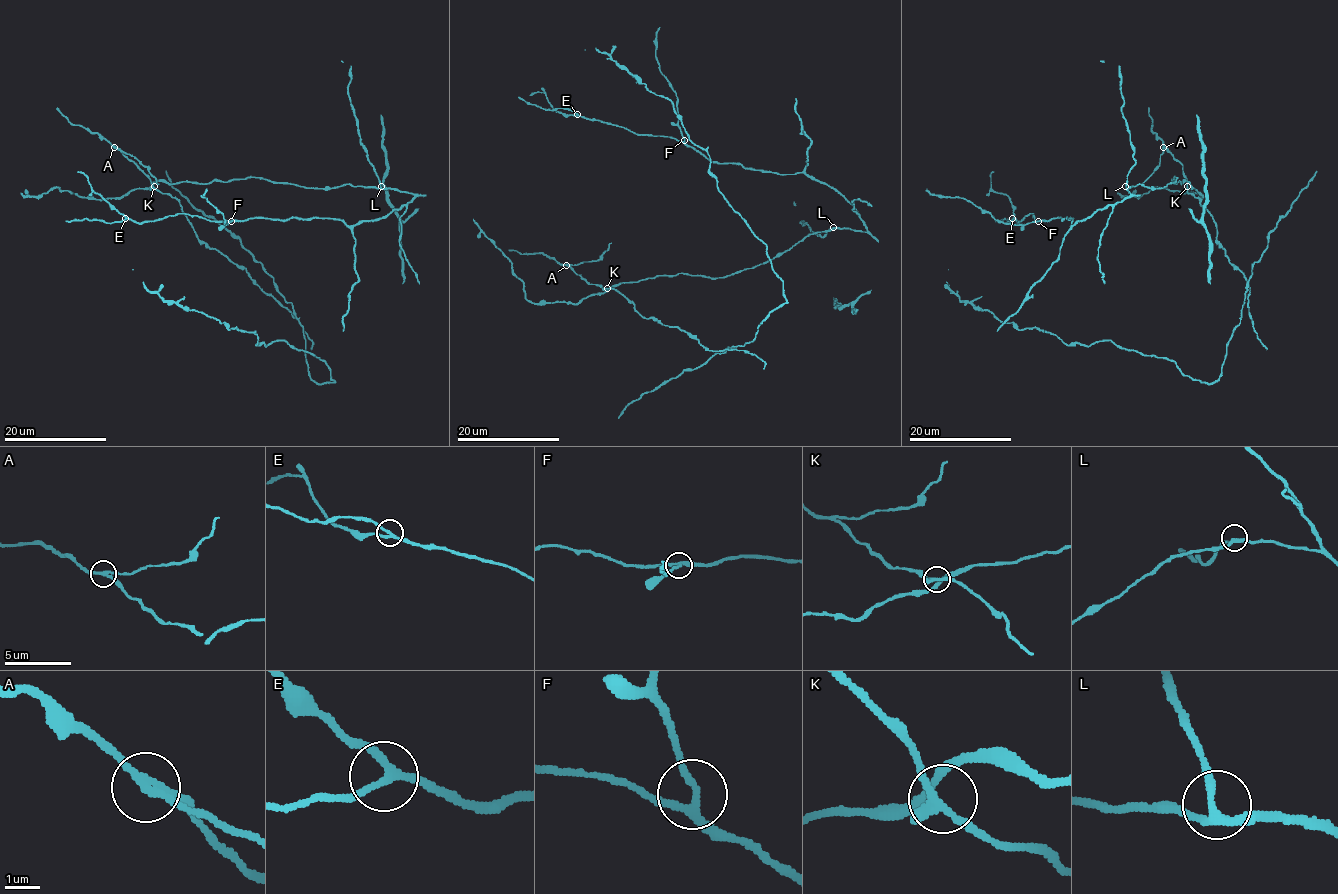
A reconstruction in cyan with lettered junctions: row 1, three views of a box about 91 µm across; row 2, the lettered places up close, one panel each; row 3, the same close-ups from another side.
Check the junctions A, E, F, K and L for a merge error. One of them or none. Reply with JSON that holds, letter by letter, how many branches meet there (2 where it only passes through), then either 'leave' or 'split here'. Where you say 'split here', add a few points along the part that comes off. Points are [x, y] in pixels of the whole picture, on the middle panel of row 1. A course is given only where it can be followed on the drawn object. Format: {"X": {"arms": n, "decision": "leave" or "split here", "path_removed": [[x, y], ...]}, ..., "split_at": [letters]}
{"A": {"arms": 3, "decision": "split here", "path_removed": [[566, 265], [595, 261], [611, 242]]}, "E": {"arms": 3, "decision": "leave"}, "F": {"arms": 3, "decision": "leave"}, "K": {"arms": 3, "decision": "leave"}, "L": {"arms": 3, "decision": "leave"}, "split_at": ["A"]}

